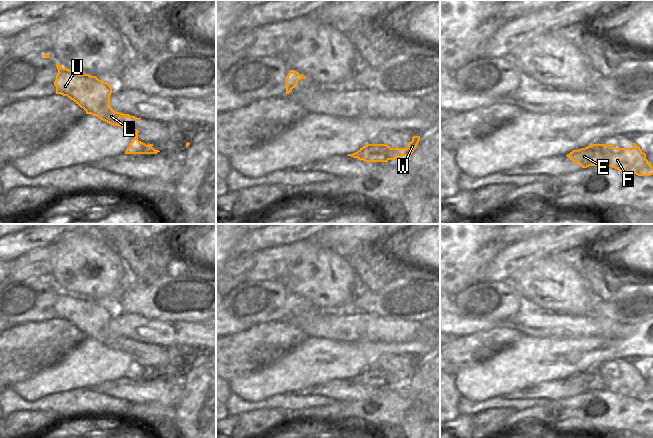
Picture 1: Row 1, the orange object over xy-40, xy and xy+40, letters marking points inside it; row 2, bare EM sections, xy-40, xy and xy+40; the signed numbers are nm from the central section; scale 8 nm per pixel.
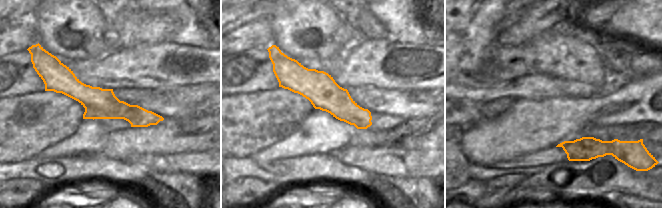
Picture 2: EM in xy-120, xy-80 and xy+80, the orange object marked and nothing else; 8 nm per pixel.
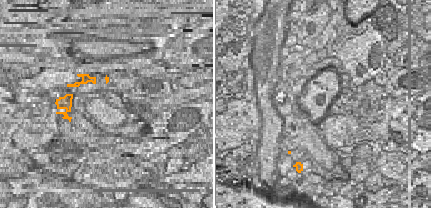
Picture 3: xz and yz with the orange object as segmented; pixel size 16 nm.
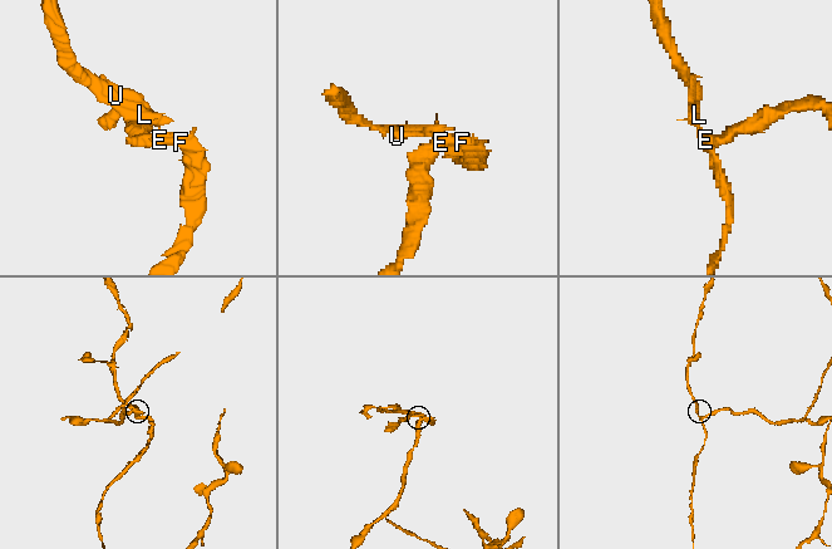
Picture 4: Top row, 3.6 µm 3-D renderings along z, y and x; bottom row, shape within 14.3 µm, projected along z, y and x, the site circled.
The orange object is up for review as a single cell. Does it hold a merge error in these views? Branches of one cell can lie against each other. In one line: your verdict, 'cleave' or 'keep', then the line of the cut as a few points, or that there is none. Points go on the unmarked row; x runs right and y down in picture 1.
cleave; cut xy+40 (590, 369), (597, 369), (599, 371), (605, 381), (606, 389)

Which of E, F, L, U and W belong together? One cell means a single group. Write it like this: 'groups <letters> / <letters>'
groups E / F L U W

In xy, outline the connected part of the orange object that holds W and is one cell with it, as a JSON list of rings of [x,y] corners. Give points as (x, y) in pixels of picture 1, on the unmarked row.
[[[413,360],[407,372],[391,372],[387,368],[369,368],[370,370],[381,370],[388,379],[388,384],[395,384],[401,380],[411,380],[420,365],[420,360]]]

